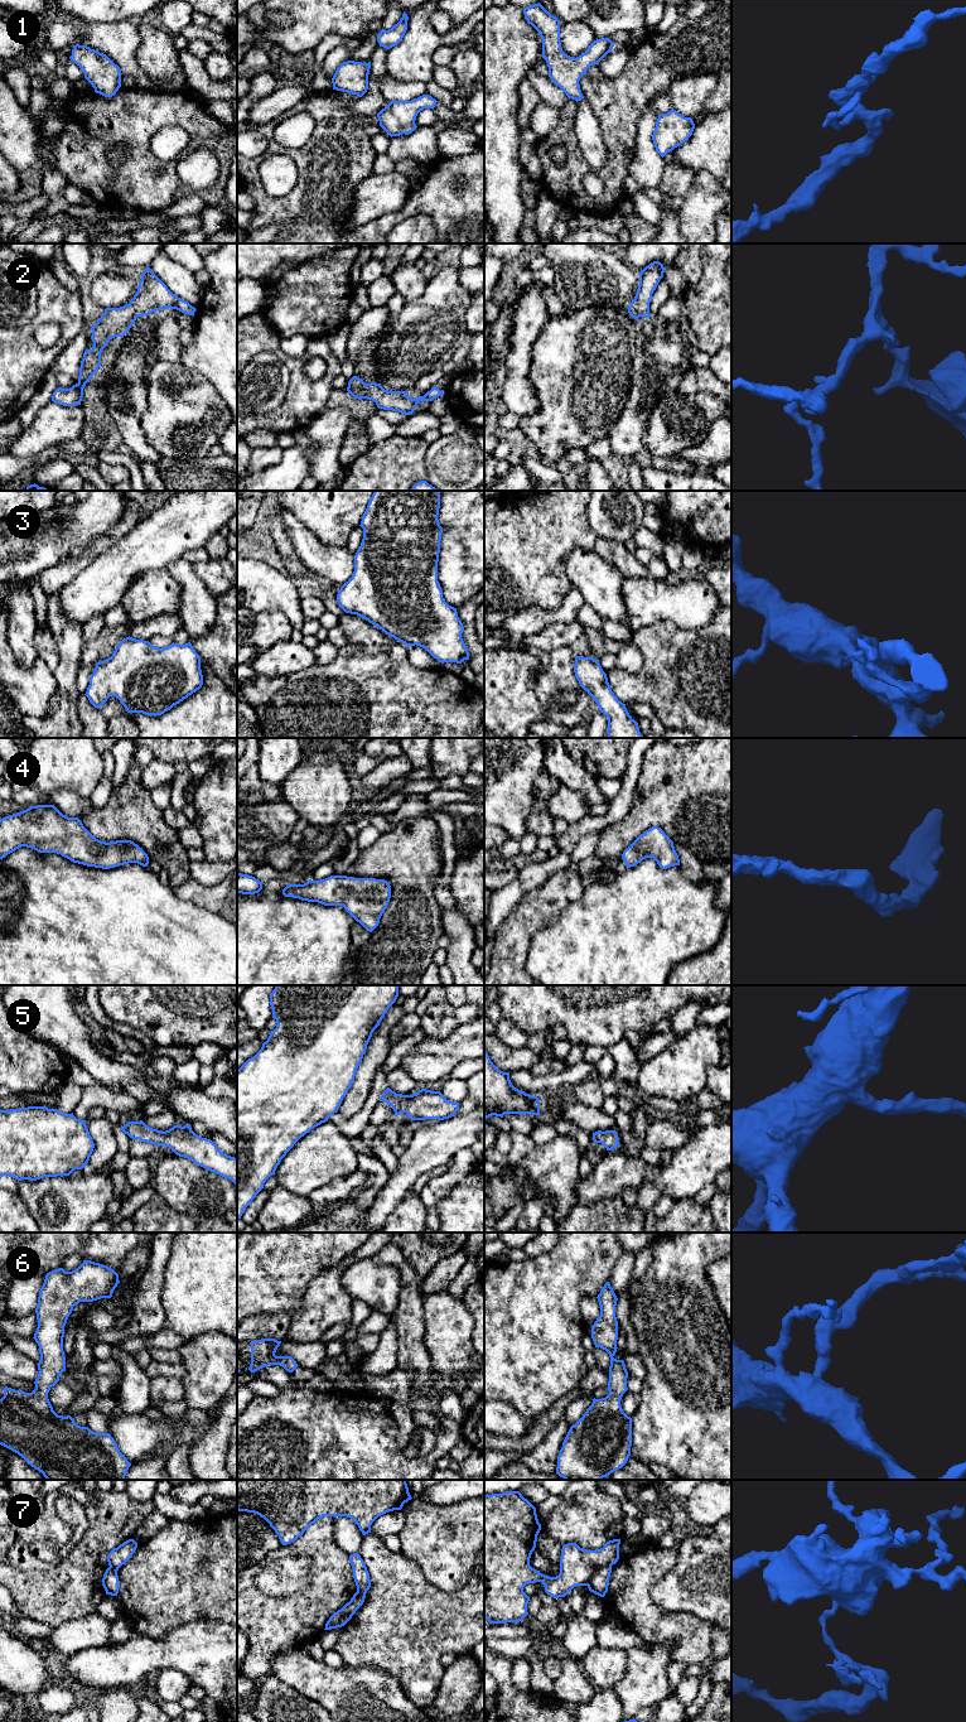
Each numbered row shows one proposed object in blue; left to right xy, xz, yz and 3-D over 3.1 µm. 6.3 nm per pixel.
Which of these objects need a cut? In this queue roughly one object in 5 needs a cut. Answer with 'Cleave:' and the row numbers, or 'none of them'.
Cleave: 7

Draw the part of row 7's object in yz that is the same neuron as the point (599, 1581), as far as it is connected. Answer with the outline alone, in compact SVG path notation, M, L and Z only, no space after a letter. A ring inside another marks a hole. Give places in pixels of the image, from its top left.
M612 1566L598 1568L588 1583L589 1591L600 1597L604 1597L608 1592L610 1573Z

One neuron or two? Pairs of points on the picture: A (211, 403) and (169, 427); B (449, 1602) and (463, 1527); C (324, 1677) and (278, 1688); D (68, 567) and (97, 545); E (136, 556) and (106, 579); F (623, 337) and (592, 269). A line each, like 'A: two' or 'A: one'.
A: one
B: two
C: two
D: one
E: one
F: two

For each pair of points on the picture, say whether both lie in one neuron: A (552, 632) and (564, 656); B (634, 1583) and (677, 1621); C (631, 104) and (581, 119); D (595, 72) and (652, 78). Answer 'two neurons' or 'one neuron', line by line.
A: two neurons
B: one neuron
C: two neurons
D: two neurons

